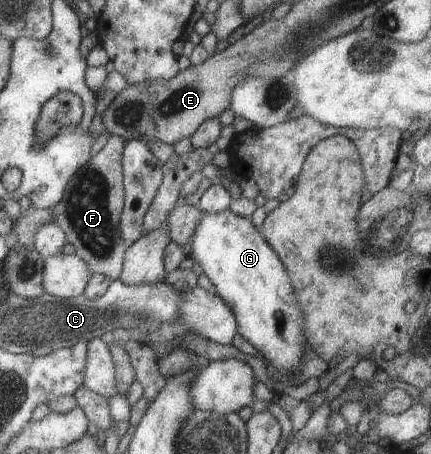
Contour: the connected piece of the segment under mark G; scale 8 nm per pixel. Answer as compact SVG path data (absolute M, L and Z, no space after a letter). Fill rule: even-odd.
M228 209L218 214L203 213L186 250L232 310L238 334L280 374L296 372L302 348L307 345L302 334L302 308L296 302L288 272L250 219L236 216Z

